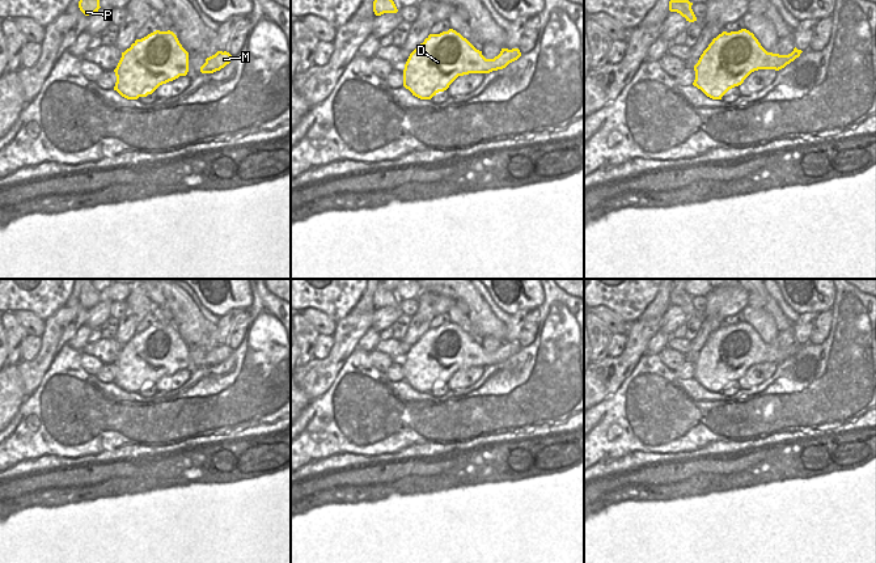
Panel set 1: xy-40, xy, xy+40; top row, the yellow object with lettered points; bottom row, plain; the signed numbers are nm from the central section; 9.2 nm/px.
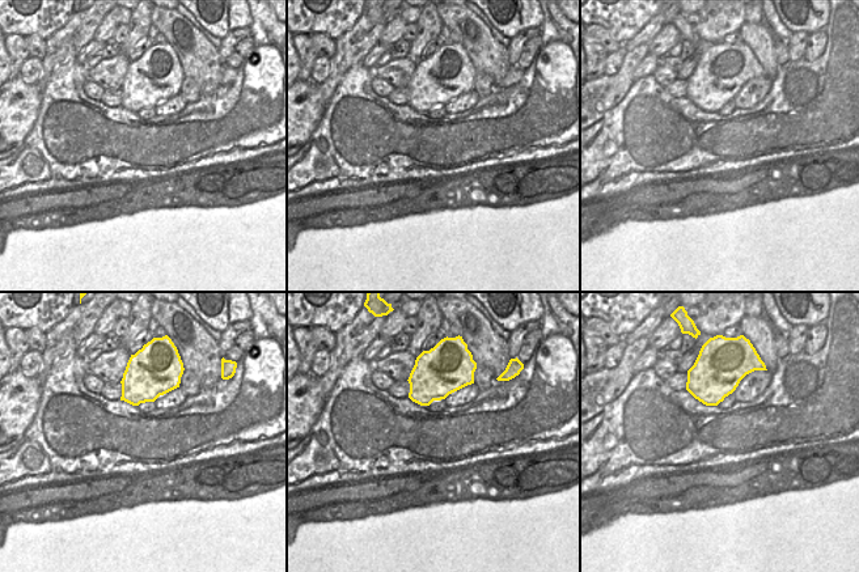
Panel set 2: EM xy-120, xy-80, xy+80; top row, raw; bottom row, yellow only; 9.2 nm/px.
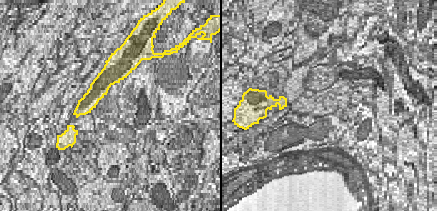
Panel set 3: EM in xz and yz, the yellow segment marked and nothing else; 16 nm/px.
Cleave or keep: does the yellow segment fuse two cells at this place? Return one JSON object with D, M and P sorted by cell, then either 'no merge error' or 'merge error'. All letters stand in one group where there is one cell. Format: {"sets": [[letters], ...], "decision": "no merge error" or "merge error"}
{"sets": [["D", "M", "P"]], "decision": "no merge error"}

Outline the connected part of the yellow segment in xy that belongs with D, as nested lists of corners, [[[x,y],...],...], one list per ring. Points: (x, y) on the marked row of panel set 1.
[[[449,29],[429,34],[410,54],[403,69],[403,86],[420,100],[431,100],[458,76],[503,69],[520,56],[519,48],[502,48],[498,56],[486,59],[466,38]]]

